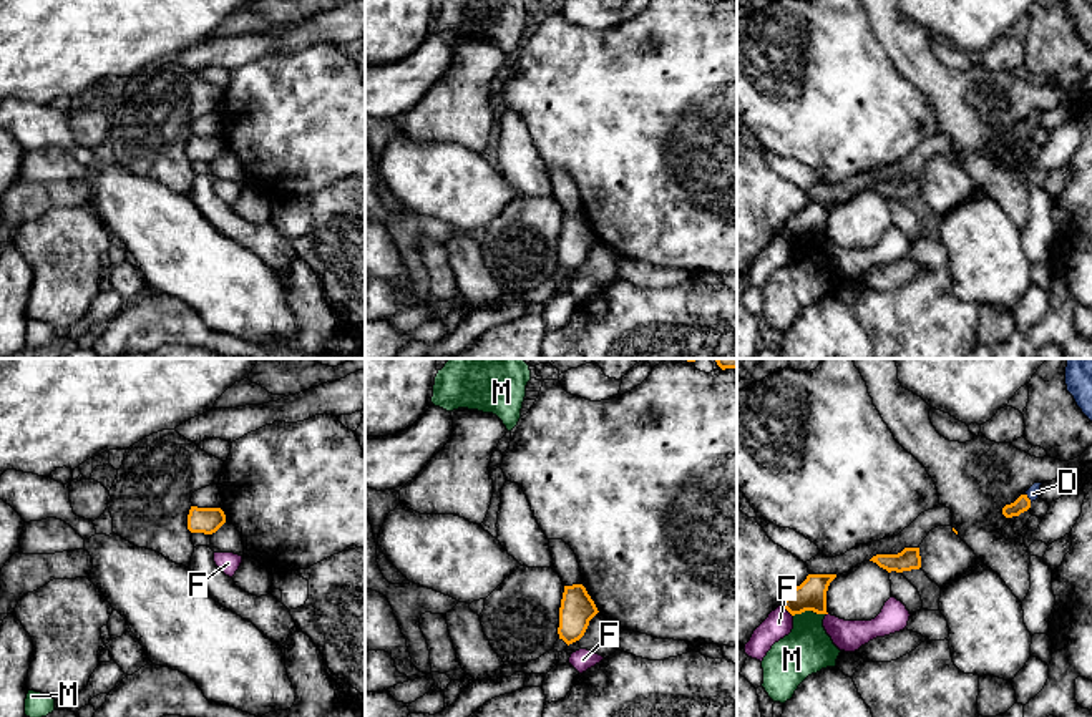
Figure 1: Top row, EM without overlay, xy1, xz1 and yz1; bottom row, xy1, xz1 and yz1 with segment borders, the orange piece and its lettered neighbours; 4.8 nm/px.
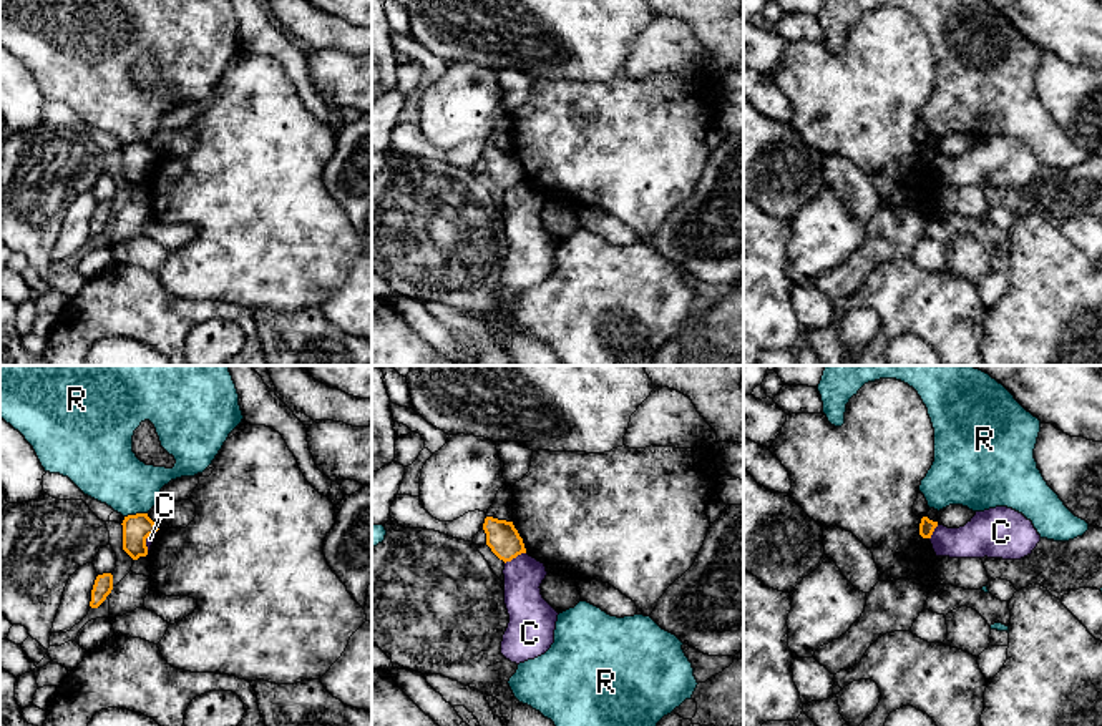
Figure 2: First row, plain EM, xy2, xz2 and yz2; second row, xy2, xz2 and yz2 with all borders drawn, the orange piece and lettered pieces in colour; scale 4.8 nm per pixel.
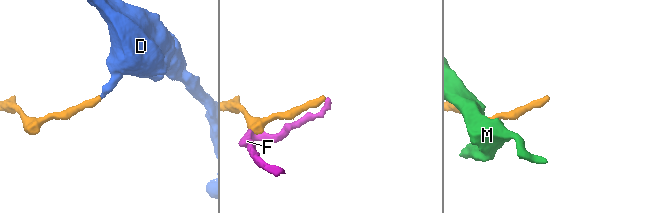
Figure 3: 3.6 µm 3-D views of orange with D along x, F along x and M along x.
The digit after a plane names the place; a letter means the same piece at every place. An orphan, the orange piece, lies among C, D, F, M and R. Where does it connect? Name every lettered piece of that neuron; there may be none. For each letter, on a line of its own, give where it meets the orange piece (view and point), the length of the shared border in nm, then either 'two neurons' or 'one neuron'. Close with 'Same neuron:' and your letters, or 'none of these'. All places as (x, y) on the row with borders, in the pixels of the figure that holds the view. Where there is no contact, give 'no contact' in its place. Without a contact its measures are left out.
C: contact xz2 (515, 557); length 120 nm; two neurons
D: contact yz1 (1028, 498); length 50 nm; one neuron
F: contact yz1 (787, 609); length 80 nm; two neurons
M: contact yz1 (809, 609); length 160 nm; two neurons
R: contact xy2 (136, 514); length 110 nm; two neurons
Same neuron: D

